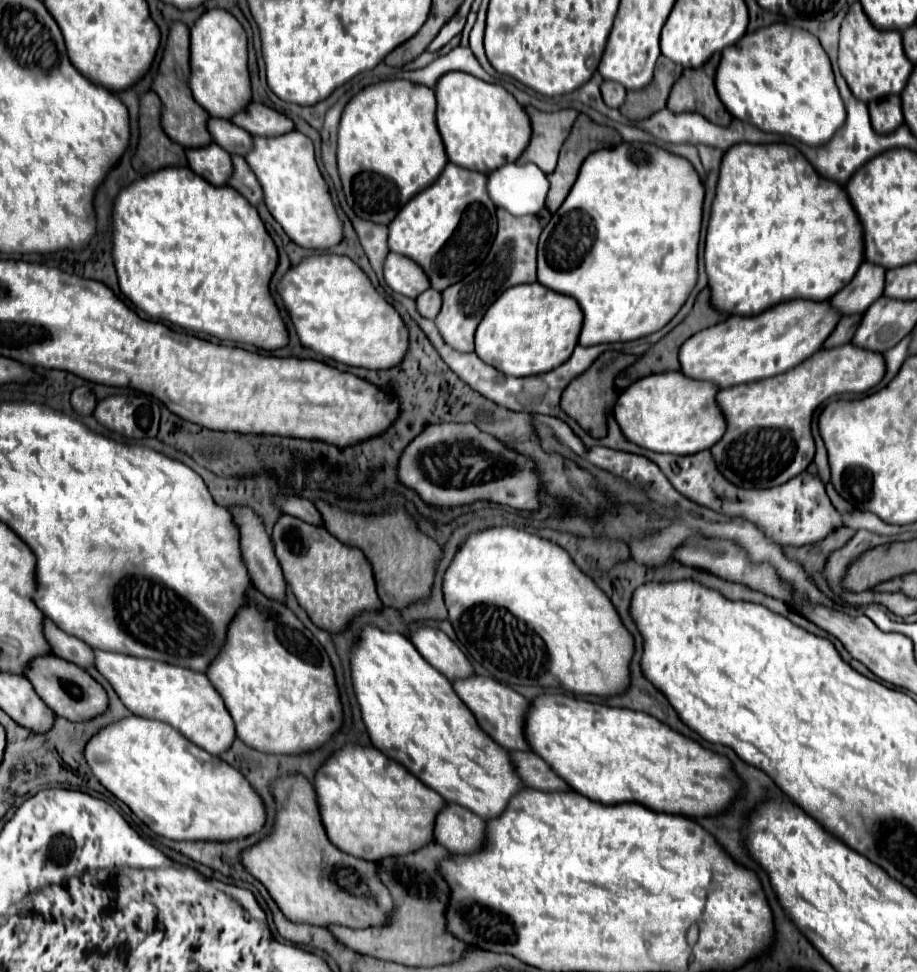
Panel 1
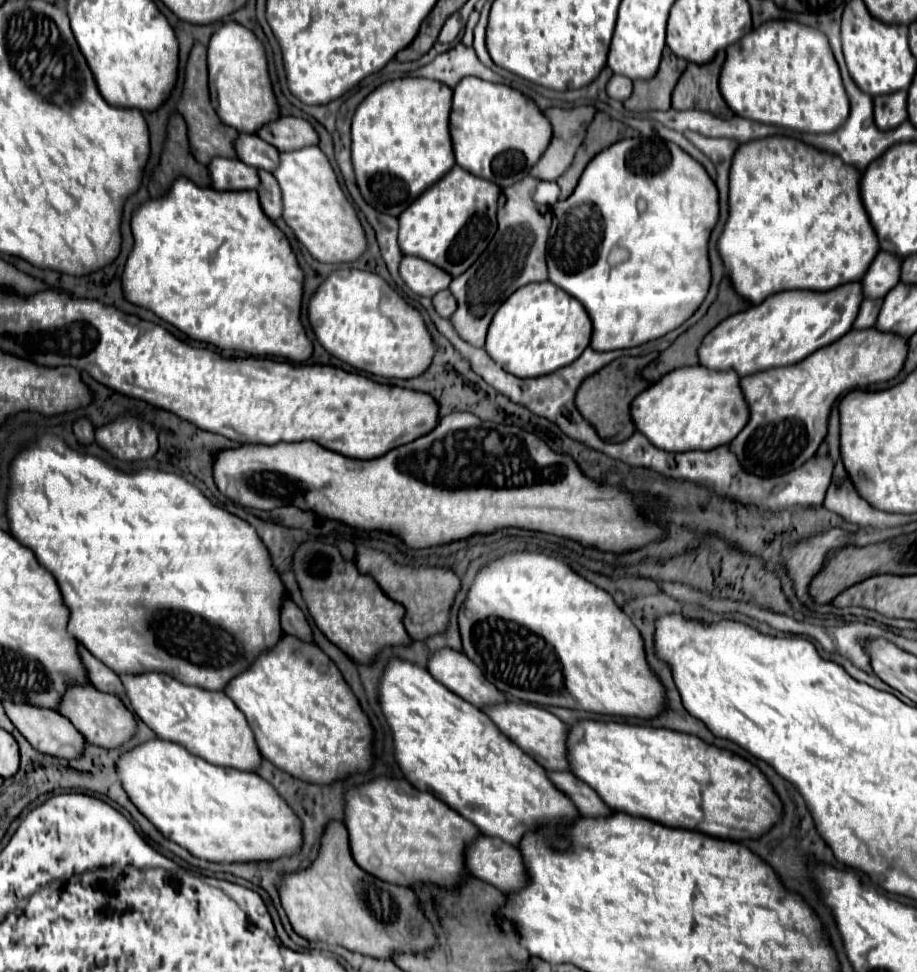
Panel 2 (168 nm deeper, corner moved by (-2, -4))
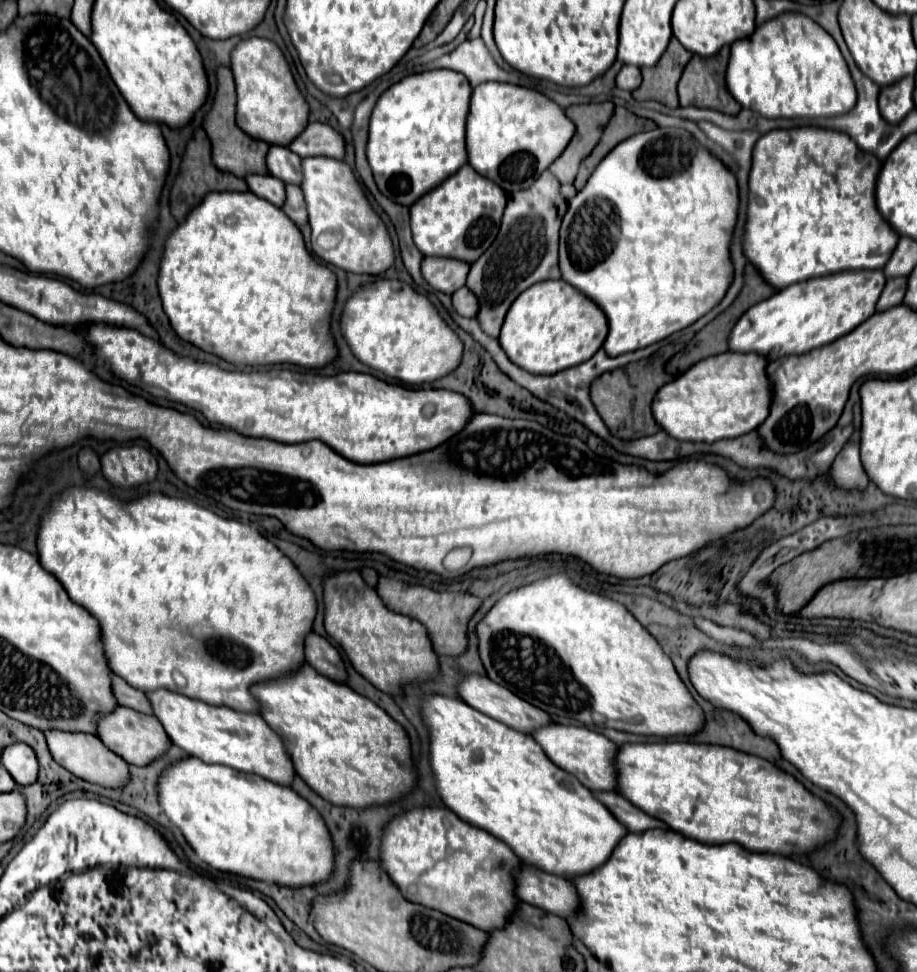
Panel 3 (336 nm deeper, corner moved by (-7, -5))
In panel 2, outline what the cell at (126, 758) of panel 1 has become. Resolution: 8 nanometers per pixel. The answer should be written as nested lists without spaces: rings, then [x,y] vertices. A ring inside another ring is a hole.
[[[152,739],[124,753],[118,761],[118,773],[126,793],[140,813],[144,813],[166,839],[178,843],[198,859],[214,863],[250,863],[276,861],[300,853],[302,821],[278,795],[278,791],[258,773],[244,773],[238,769],[212,765],[200,757],[194,757],[184,747],[162,739]]]

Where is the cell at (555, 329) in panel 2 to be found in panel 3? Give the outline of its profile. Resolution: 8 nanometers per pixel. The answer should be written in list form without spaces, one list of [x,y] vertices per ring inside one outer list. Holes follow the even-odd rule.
[[[563,280],[531,286],[509,308],[499,344],[507,358],[529,374],[557,374],[589,360],[605,342],[607,318],[587,296]]]

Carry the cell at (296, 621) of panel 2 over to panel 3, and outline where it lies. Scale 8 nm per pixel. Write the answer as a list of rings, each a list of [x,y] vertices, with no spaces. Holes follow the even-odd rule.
[[[309,632],[305,638],[305,660],[319,674],[323,674],[335,682],[347,680],[347,672],[345,672],[339,652],[323,636],[319,636],[315,632]]]

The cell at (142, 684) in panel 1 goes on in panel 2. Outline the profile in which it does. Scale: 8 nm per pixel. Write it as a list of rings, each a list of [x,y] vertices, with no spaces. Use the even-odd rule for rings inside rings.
[[[166,673],[120,675],[134,713],[164,741],[182,745],[196,757],[212,765],[254,771],[262,763],[262,753],[244,713],[226,693],[212,693],[200,687],[184,685]]]

